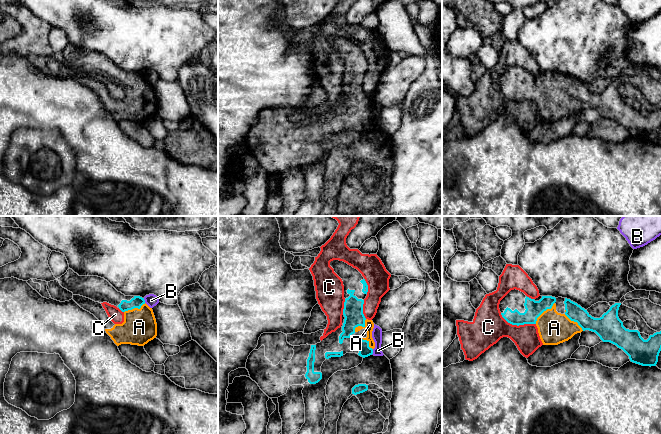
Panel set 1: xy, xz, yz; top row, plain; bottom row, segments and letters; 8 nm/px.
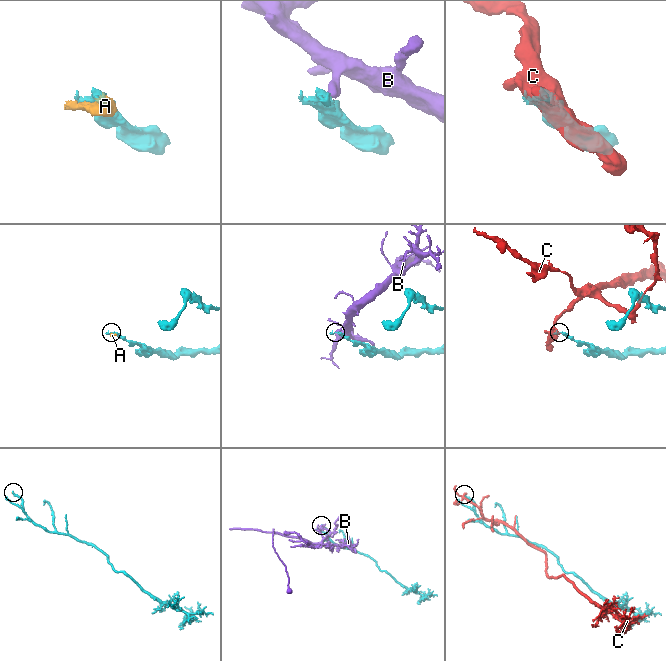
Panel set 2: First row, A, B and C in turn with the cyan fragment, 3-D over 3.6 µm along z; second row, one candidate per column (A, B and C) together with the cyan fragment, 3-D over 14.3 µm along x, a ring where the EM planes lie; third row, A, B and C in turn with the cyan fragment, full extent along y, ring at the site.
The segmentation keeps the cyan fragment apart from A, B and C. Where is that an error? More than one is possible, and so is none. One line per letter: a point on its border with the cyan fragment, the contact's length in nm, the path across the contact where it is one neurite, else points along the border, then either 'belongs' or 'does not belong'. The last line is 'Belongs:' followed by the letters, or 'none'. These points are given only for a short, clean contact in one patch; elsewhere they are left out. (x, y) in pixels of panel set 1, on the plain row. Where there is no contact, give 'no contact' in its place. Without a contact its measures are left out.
A: meets cyan in yz at (544, 86); contact 240 nm long; belongs
B: meets cyan in xz at (372, 128); contact 50 nm long; border along xz (373, 125), (371, 130); does not belong
C: meets cyan in yz at (517, 101); contact 300 nm long; does not belong
Belongs: A

